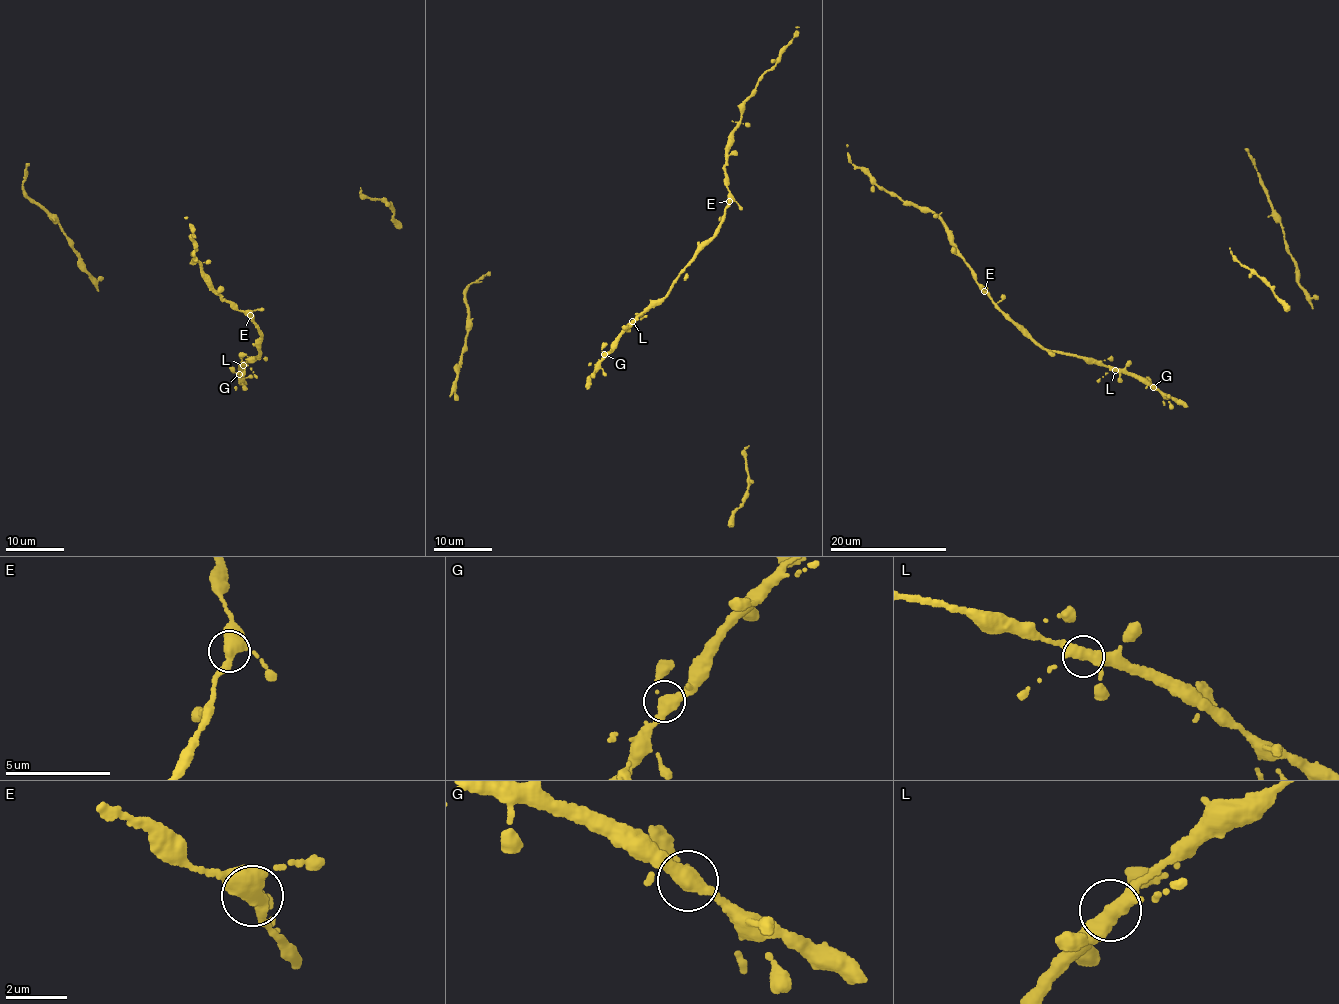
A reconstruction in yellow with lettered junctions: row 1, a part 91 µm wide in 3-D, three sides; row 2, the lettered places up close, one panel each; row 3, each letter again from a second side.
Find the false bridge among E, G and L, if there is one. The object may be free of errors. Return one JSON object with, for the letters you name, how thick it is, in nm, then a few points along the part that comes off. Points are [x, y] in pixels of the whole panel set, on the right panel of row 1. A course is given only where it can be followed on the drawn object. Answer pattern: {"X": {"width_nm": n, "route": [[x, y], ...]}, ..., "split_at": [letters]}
{"split_at": []}

